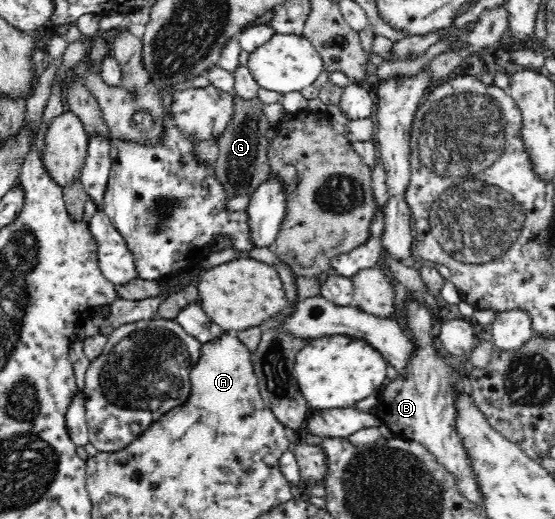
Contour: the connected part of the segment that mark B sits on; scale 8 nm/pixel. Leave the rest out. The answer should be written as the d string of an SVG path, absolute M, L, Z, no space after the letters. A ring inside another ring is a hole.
M403 294L401 300L402 311L406 312L407 325L413 334L413 343L417 346L417 353L409 360L408 376L401 380L392 381L385 386L384 390L378 394L378 400L375 407L375 415L381 422L390 430L393 438L408 440L410 442L420 443L426 451L430 451L430 455L434 456L434 461L438 461L442 467L446 468L446 471L454 477L454 485L458 489L458 493L473 503L482 502L482 493L478 489L478 483L476 483L476 475L472 472L470 467L470 459L466 455L464 445L460 440L460 435L454 429L454 420L456 420L456 407L454 407L454 400L456 397L452 395L452 388L454 384L458 384L456 372L450 367L438 354L432 345L432 334L430 334L430 328L432 328L432 315L430 310L425 307L420 307L420 303L413 298L413 295Z

